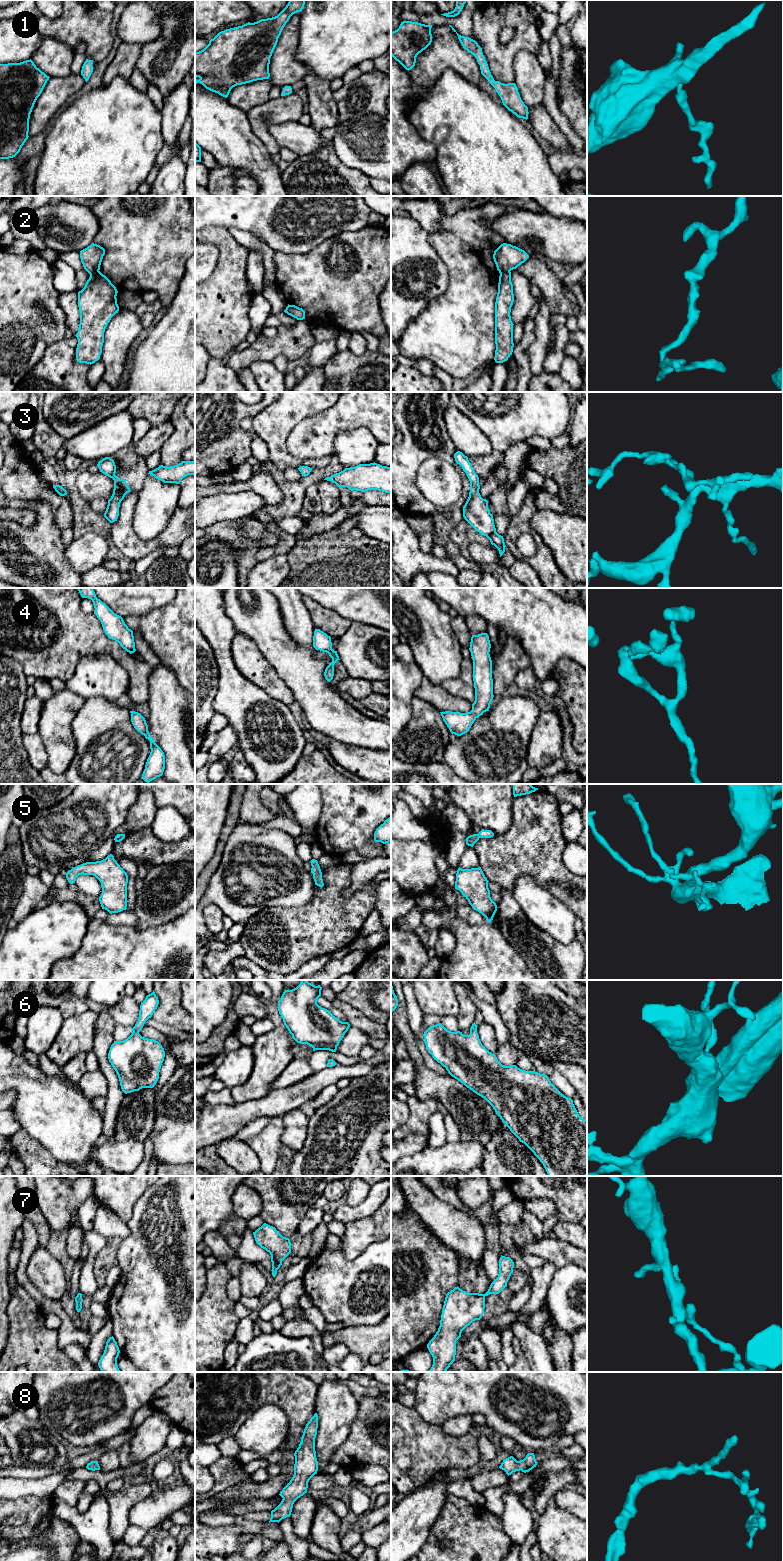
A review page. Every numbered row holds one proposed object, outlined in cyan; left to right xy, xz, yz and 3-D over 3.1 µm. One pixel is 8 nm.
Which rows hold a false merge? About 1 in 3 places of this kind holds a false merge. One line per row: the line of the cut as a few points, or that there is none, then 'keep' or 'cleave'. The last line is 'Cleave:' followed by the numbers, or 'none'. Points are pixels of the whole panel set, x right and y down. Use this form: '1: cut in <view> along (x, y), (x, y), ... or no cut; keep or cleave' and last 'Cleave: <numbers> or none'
1: no cut; keep
2: cut in yz along (509, 270), (500, 274); cleave
3: no cut; keep
4: no cut; keep
5: no cut; keep
6: no cut; keep
7: no cut; keep
8: no cut; keep
Cleave: 2

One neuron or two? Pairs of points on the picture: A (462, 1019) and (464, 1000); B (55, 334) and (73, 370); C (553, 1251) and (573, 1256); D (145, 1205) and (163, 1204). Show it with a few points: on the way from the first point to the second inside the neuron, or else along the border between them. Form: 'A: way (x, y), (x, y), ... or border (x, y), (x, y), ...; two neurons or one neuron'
A: way (464, 1014), (464, 1005); one neuron
B: border (68, 330), (61, 339), (51, 343), (41, 356); two neurons
C: way (558, 1251), (563, 1249), (568, 1254); one neuron
D: way (149, 1205), (159, 1205); one neuron

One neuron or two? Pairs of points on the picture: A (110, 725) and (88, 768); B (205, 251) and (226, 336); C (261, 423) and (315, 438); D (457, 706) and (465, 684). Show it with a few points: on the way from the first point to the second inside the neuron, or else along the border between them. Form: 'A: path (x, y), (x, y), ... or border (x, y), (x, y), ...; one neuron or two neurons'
A: path (106, 736), (106, 750), (99, 757); one neuron
B: border (219, 251), (217, 265), (205, 280); two neurons
C: border (308, 416), (287, 439), (290, 454); two neurons
D: border (453, 695), (465, 698), (471, 704); two neurons

